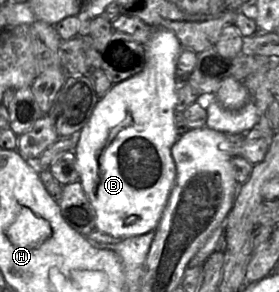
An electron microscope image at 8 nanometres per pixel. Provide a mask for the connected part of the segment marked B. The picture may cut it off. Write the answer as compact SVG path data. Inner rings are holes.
M165 28L154 29L148 43L145 45L146 64L143 70L124 81L113 84L110 90L98 100L88 122L80 130L80 137L74 149L79 181L81 182L84 192L94 209L96 229L113 237L126 239L155 231L174 186L177 172L171 149L179 138L175 127L175 107L178 102L178 88L180 85L176 77L176 64L182 48L186 47L182 46L174 32Z

